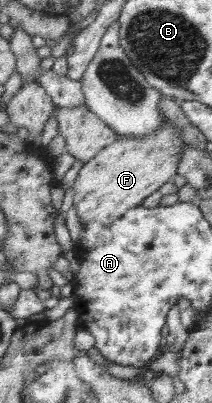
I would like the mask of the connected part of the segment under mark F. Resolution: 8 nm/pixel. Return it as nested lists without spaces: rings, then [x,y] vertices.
[[[169,121],[157,135],[120,135],[94,159],[84,163],[71,188],[80,222],[111,225],[127,211],[141,206],[148,196],[177,176],[180,144],[178,129]]]

